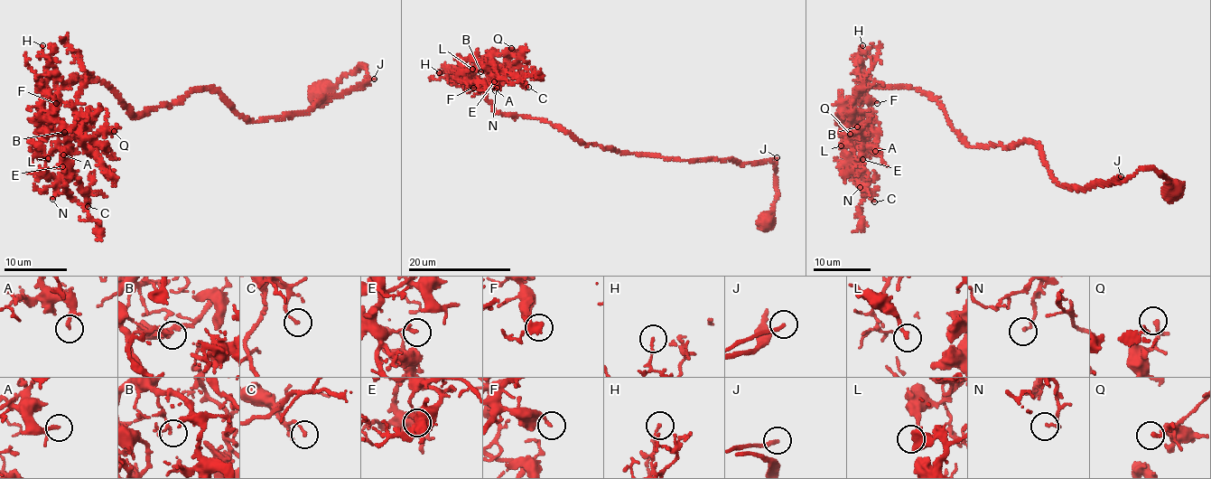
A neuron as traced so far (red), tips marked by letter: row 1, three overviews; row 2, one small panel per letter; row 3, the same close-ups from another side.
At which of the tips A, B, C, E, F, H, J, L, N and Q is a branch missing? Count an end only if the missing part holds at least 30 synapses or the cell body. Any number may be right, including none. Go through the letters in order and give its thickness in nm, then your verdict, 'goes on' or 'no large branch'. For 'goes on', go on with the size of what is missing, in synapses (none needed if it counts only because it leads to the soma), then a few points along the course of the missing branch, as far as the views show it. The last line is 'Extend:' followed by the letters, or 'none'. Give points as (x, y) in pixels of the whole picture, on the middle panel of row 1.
A: calibre 130 nm; no large branch
B: calibre 120 nm; no large branch
C: calibre 130 nm; no large branch
E: calibre 220 nm; no large branch
F: calibre 150 nm; no large branch
H: calibre 130 nm; no large branch
J: calibre 200 nm; goes on; 45 synapses
L: calibre 200 nm; no large branch
N: calibre 120 nm; no large branch
Q: calibre 130 nm; no large branch
Extend: J

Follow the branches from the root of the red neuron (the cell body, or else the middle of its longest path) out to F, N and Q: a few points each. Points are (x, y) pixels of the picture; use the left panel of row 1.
F: (321, 90), (367, 70), (360, 89), (260, 120), (207, 89), (135, 117), (108, 87), (75, 75), (56, 103)
N: (321, 90), (247, 122), (207, 89), (135, 117), (75, 75), (52, 199)
Q: (321, 90), (367, 70), (308, 111), (247, 122), (207, 89), (135, 117), (75, 75), (59, 98), (114, 131)

